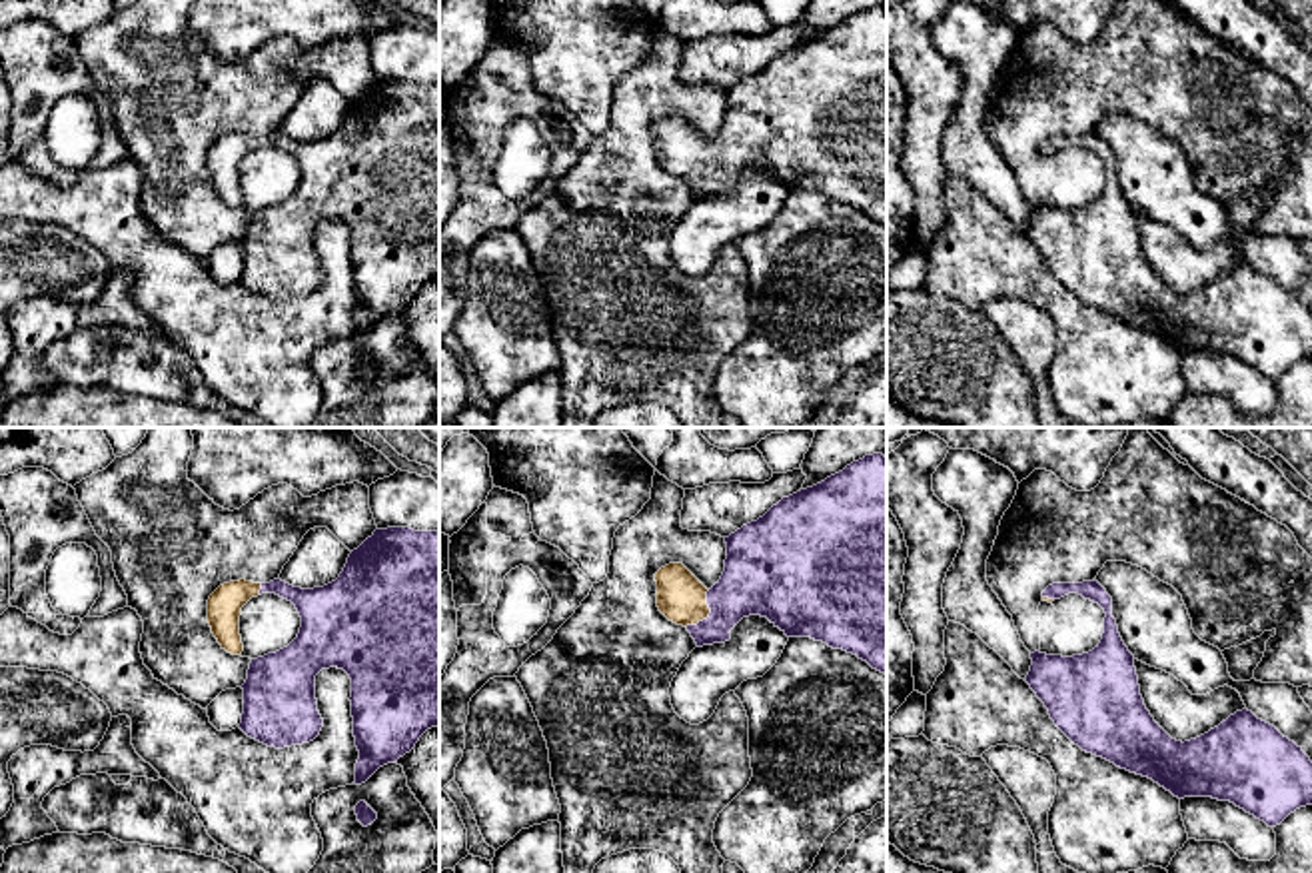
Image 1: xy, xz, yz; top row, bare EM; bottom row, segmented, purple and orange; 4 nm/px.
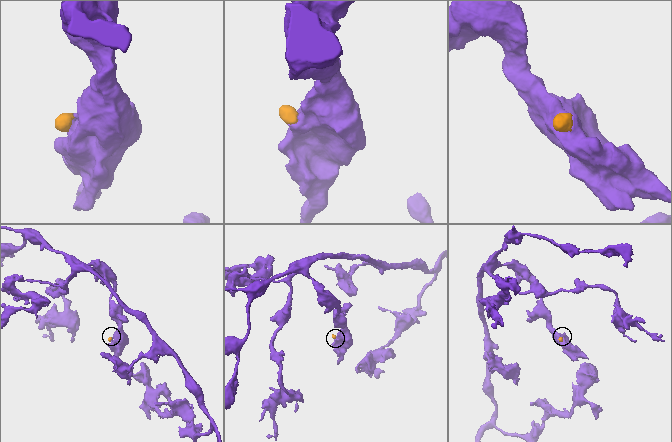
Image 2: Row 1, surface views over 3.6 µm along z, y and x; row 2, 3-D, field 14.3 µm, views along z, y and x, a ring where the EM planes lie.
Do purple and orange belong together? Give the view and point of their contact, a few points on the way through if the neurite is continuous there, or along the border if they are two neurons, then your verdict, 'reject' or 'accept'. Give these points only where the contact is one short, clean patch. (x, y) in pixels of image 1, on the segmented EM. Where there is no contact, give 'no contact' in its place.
contact xz (709, 614); way xz (759, 578), (709, 614), (681, 598); accept

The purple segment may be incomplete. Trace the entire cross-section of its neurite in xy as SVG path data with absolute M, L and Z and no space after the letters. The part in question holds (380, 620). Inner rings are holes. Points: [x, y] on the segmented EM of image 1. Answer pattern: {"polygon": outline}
{"polygon": "M375 529L349 553L339 577L324 587L302 589L282 579L220 585L208 599L208 623L228 653L242 655L242 607L262 593L292 601L302 627L288 647L250 663L240 723L248 737L276 749L314 741L324 727L316 675L329 667L343 669L351 679L349 701L359 751L355 785L379 767L397 763L427 729L439 725L439 531Z"}

